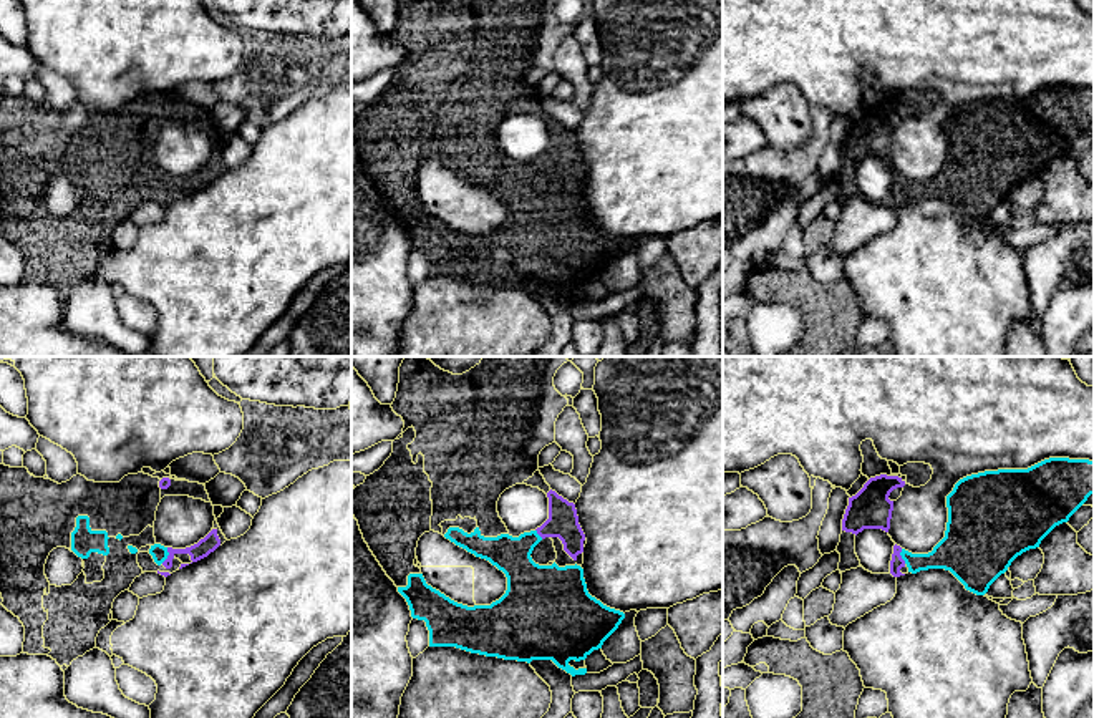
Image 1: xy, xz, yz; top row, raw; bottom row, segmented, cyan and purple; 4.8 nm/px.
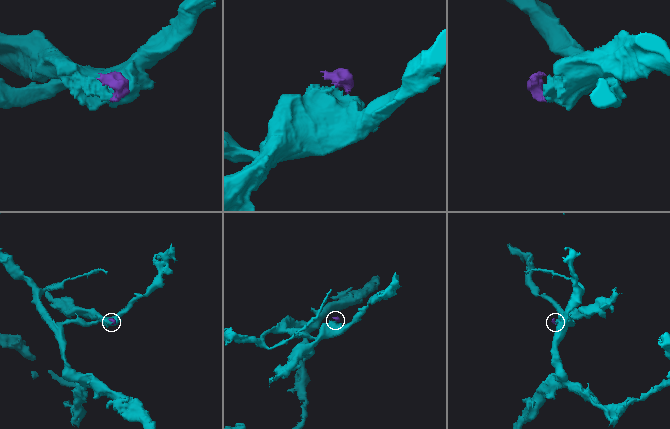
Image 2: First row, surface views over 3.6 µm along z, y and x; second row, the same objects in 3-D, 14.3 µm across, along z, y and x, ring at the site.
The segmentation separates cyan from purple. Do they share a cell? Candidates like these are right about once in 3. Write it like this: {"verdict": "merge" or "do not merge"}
{"verdict": "merge"}

